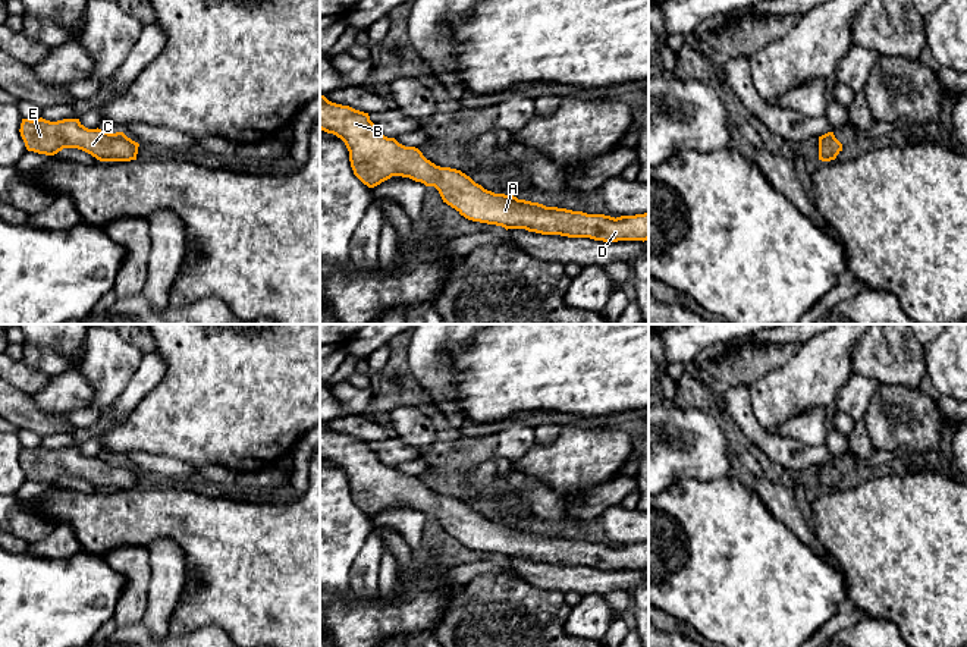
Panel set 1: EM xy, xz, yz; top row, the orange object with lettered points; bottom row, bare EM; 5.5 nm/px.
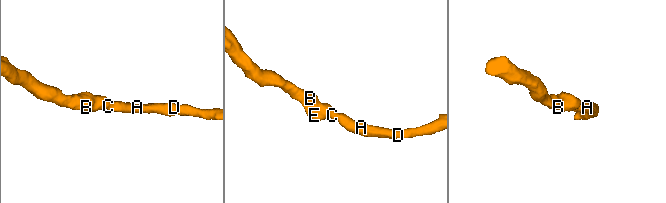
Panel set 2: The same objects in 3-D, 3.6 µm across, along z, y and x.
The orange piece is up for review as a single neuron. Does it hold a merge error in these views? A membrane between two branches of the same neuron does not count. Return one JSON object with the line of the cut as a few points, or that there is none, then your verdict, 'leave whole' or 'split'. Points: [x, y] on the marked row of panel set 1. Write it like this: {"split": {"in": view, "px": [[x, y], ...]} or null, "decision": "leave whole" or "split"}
{"split": null, "decision": "leave whole"}

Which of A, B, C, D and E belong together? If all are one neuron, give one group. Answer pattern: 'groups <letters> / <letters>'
groups A B C D E

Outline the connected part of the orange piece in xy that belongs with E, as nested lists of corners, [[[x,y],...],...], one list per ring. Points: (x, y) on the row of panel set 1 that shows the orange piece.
[[[22,119],[19,132],[28,151],[45,156],[54,156],[63,148],[78,148],[100,161],[131,161],[136,160],[139,147],[123,132],[88,129],[79,119]]]

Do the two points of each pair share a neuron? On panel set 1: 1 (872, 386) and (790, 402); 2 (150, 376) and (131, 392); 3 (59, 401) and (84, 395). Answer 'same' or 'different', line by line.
1: different
2: same
3: same

